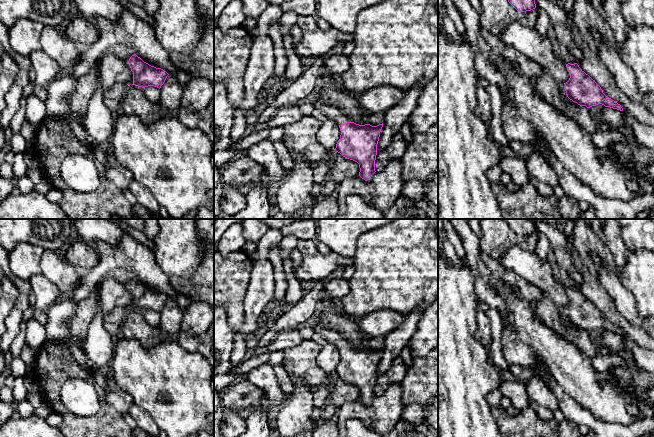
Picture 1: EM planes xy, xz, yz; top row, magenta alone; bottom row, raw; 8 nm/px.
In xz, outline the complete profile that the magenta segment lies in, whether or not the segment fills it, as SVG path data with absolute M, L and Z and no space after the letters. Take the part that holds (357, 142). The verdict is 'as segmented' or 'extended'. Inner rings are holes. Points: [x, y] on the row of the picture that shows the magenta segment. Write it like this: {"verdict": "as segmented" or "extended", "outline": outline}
{"verdict": "extended", "outline": "M311 98L314 108L320 110L327 119L335 121L340 128L340 139L335 151L343 157L359 164L359 176L369 180L375 171L377 144L383 123L377 126L370 124L359 125L349 117L344 116L339 109Z"}

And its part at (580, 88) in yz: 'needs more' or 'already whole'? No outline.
needs more

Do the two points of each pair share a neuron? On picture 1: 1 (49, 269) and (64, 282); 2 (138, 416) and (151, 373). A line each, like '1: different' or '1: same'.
1: same
2: different

